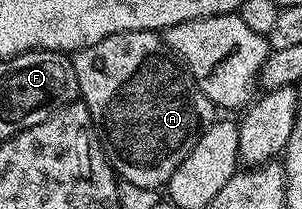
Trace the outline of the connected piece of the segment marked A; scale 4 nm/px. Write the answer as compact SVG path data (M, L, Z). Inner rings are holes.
M124 31L103 37L95 45L72 52L73 68L77 78L80 102L91 113L93 126L101 136L105 151L114 172L124 182L161 189L179 169L183 157L191 153L195 141L215 121L215 108L211 100L199 89L192 71L176 58L156 31Z

